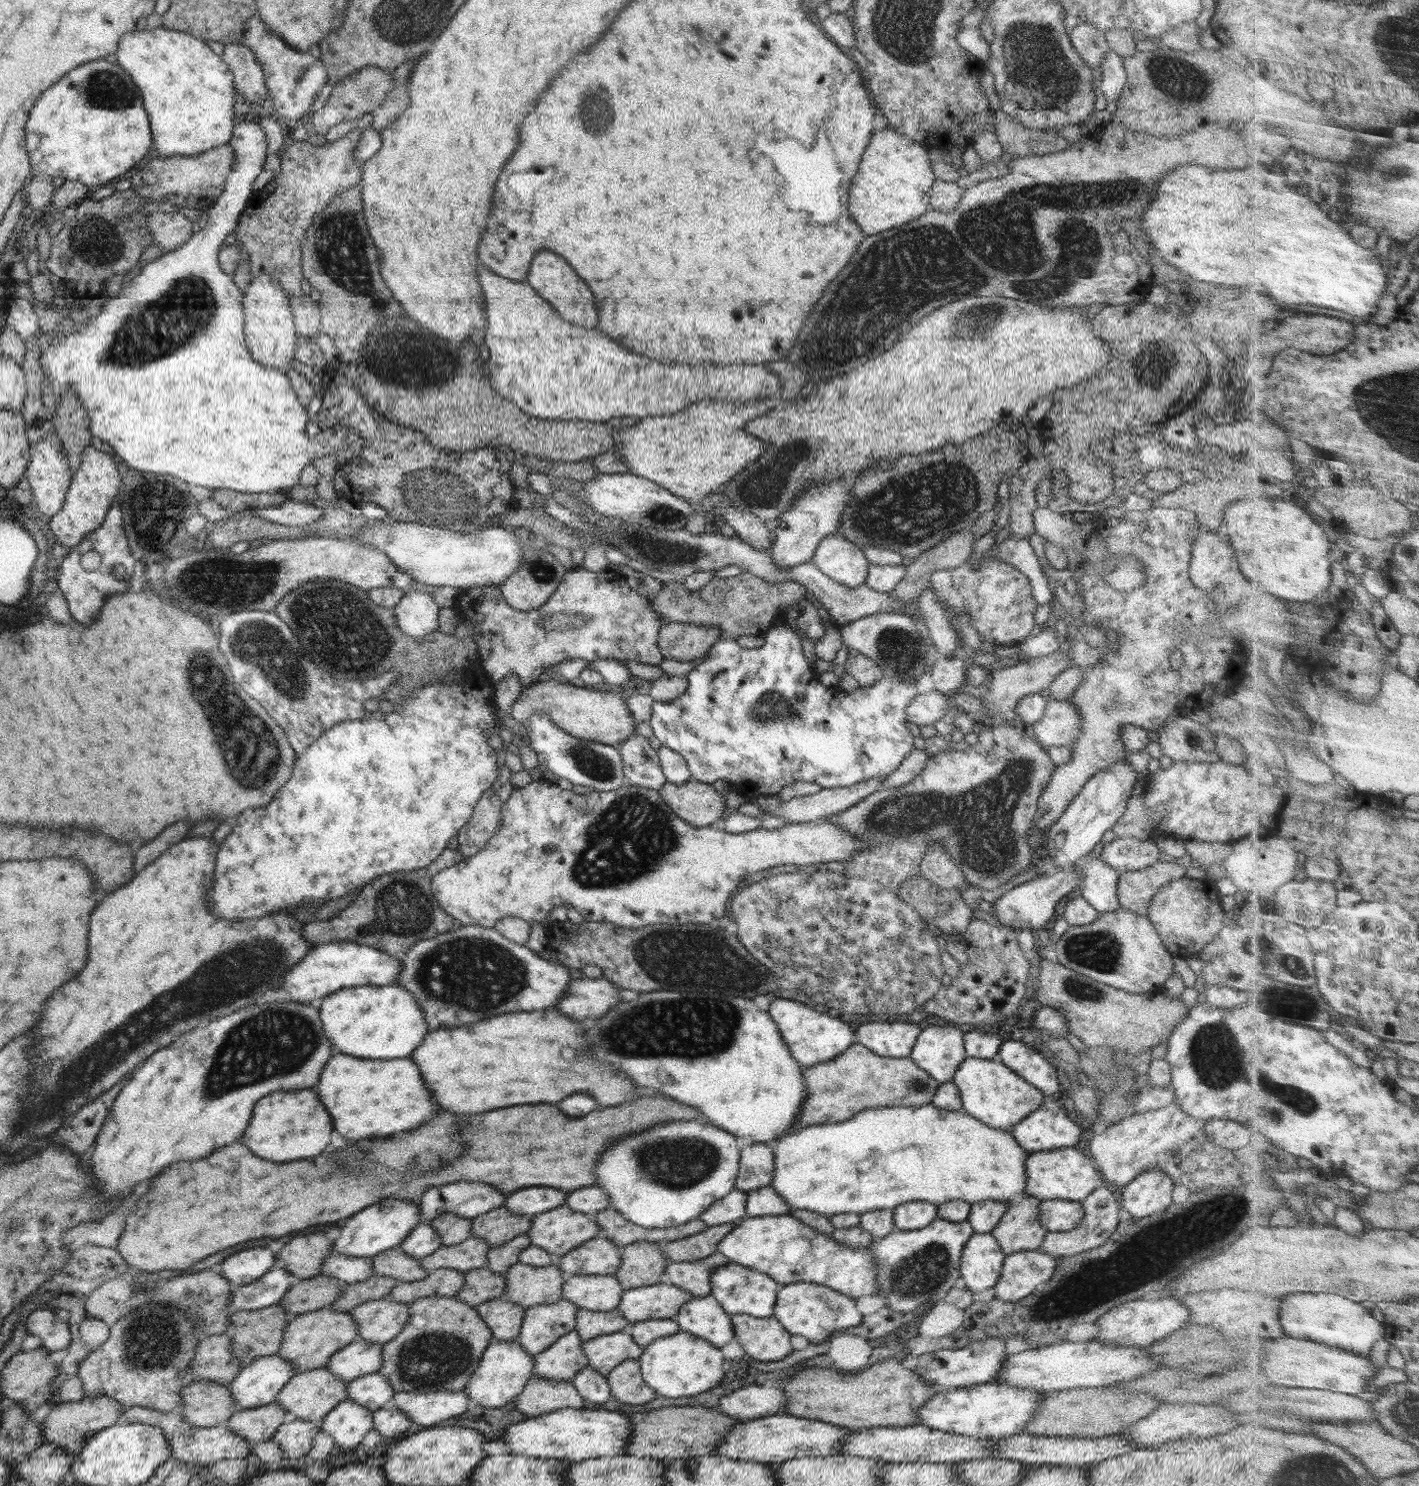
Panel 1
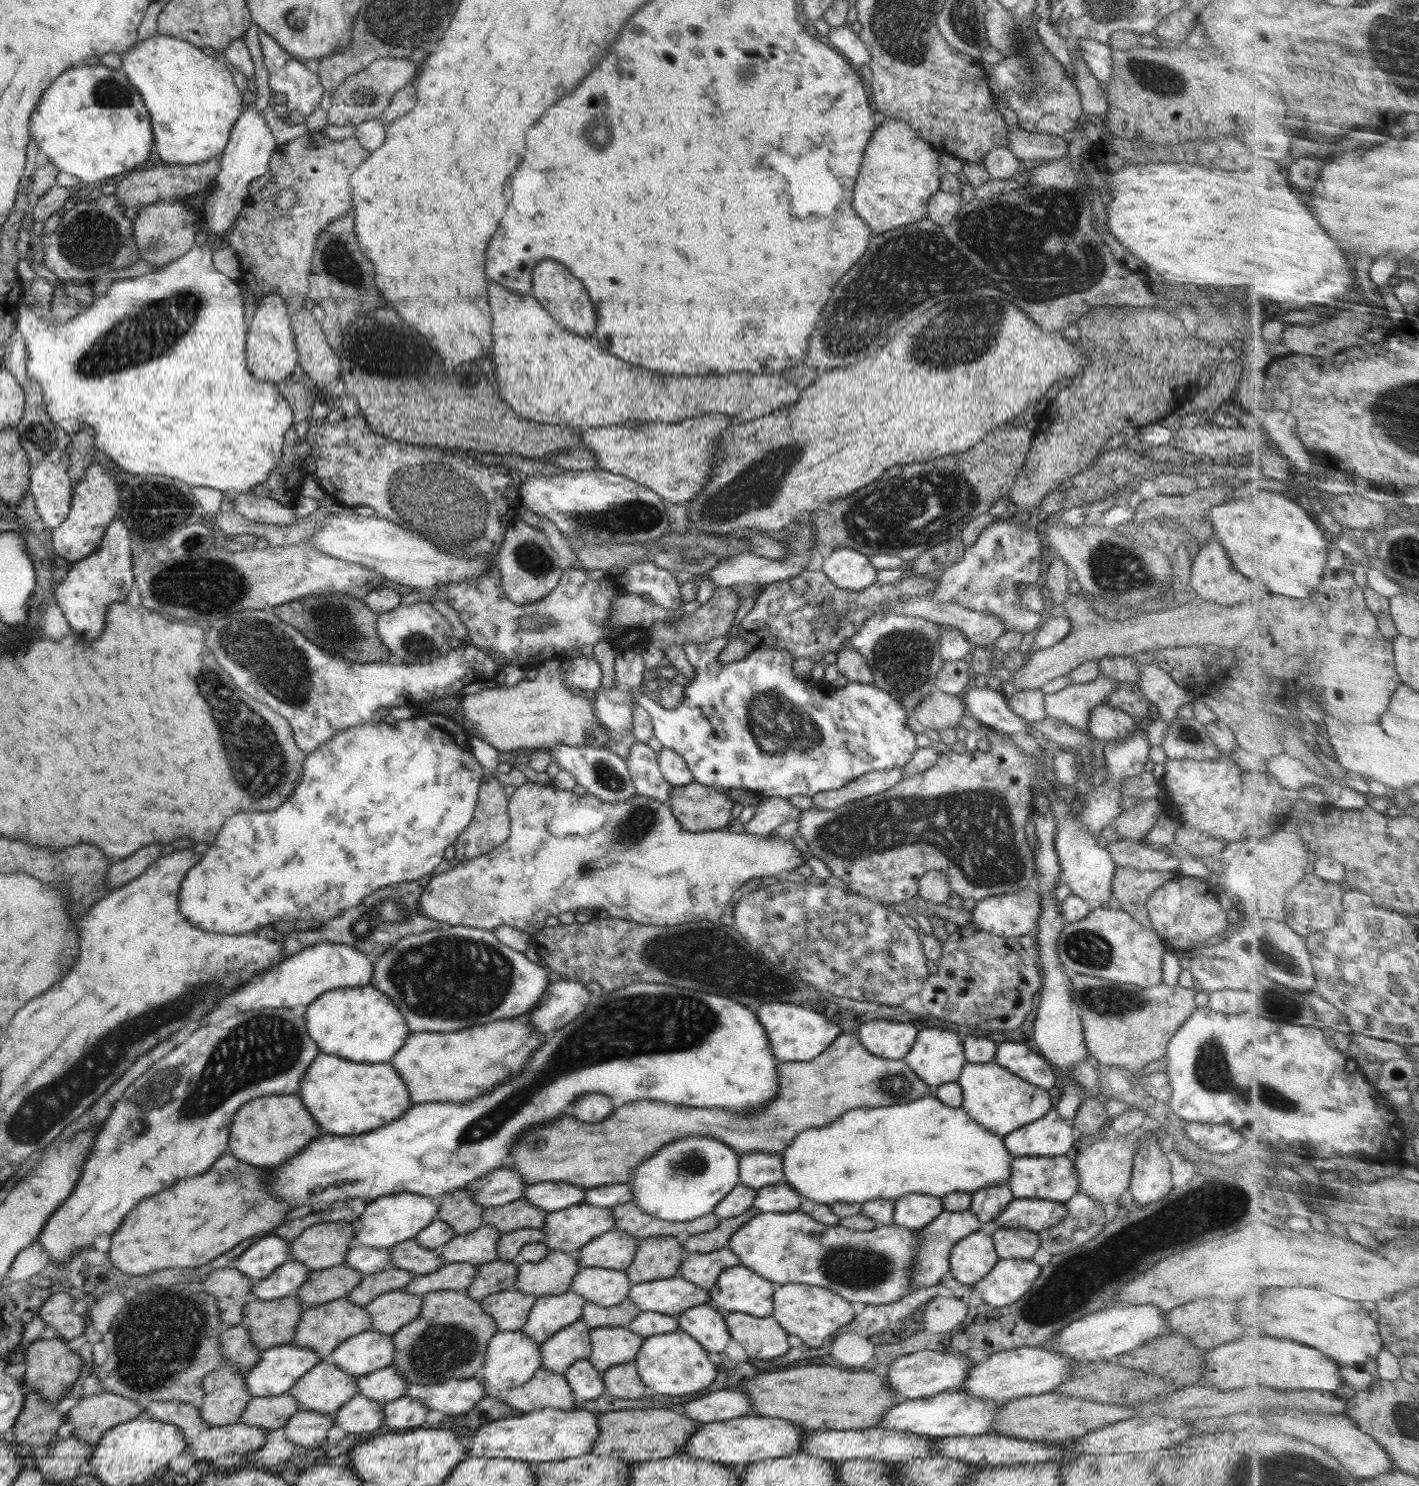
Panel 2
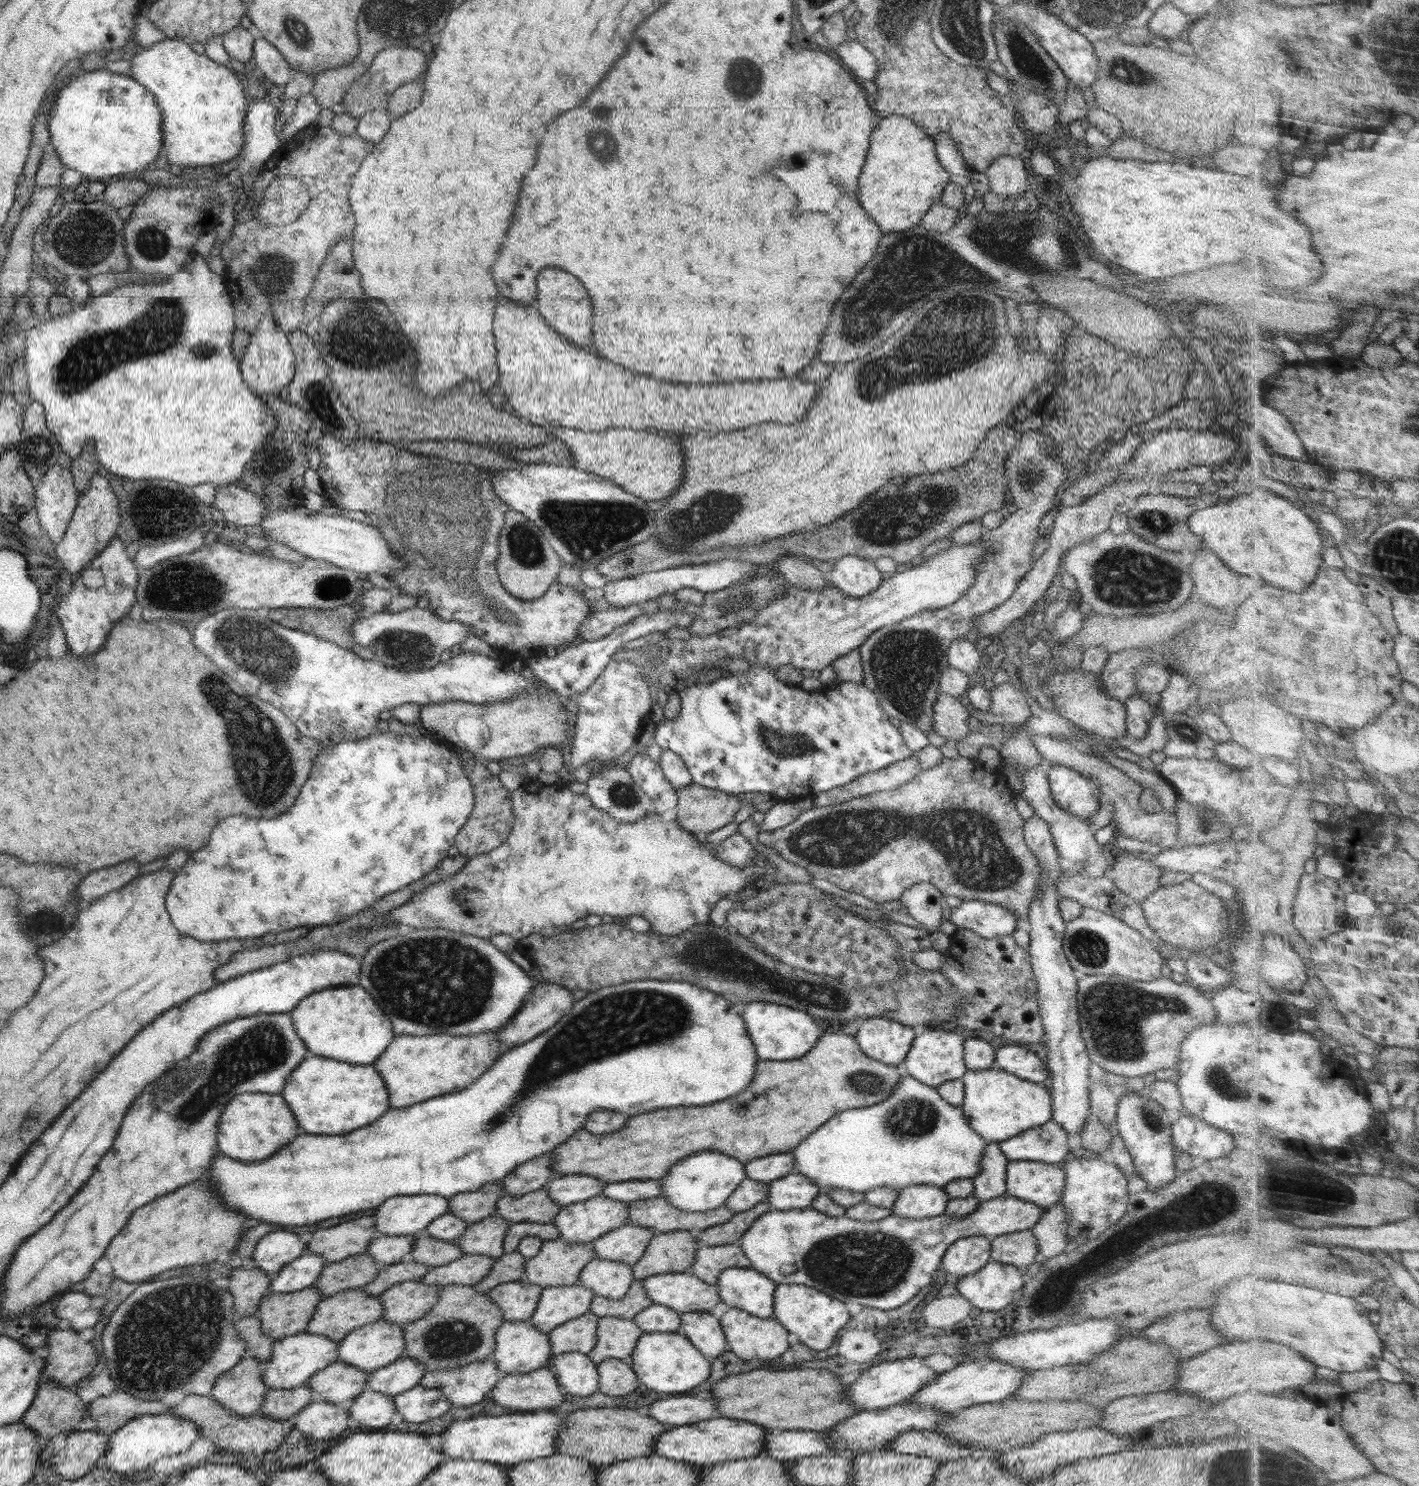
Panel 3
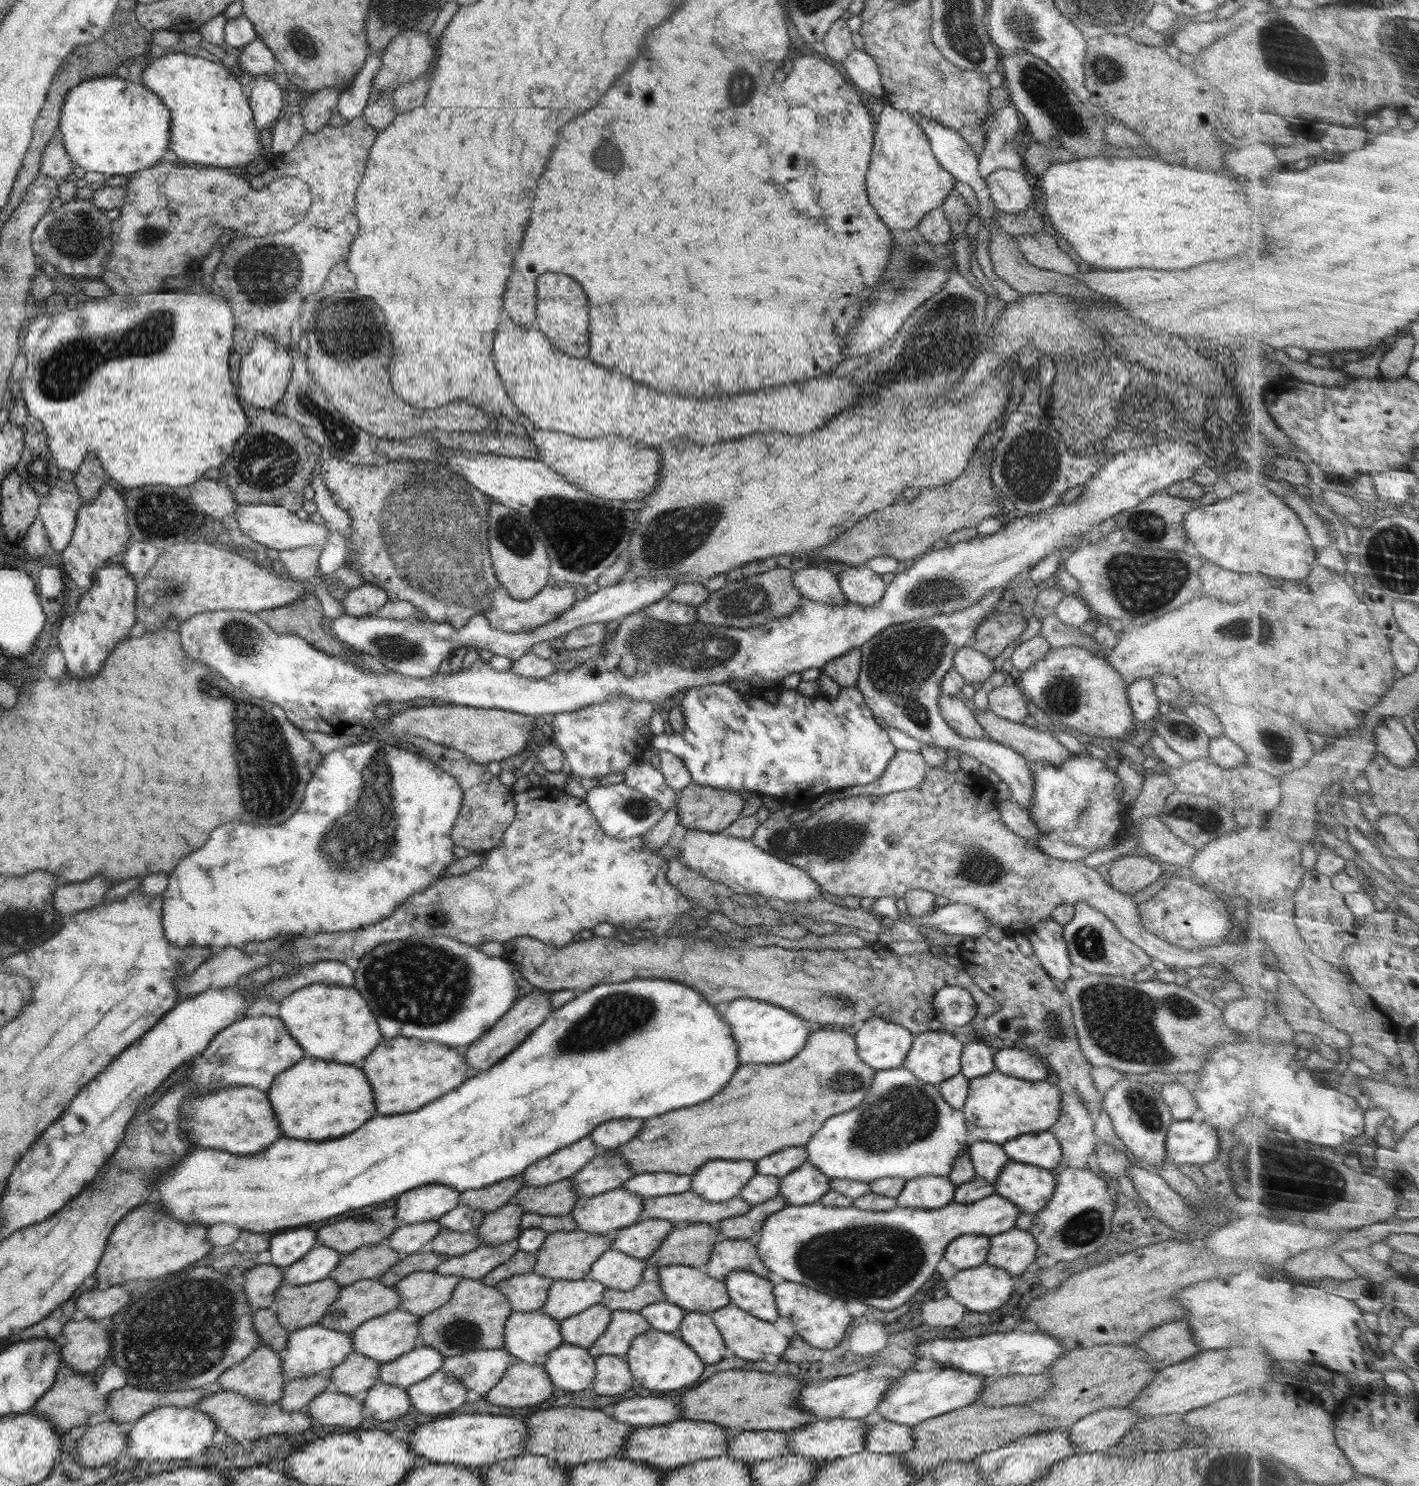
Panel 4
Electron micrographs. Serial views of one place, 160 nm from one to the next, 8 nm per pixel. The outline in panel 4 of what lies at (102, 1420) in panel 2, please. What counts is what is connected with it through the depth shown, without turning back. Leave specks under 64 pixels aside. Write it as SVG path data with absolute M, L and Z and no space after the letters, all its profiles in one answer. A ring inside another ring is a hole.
M126 1385L113 1390L107 1395L108 1415L118 1424L123 1422L135 1423L144 1414L159 1406L194 1407L208 1396L207 1389L197 1388L188 1390L175 1390L156 1392L153 1390L140 1390Z

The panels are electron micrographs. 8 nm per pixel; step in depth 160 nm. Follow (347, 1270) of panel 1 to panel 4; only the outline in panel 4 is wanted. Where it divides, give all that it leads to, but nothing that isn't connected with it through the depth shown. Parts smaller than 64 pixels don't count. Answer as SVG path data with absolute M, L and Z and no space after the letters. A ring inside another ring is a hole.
M424 1221L409 1225L398 1226L386 1240L388 1244L401 1256L410 1253L422 1253L441 1231L438 1221Z

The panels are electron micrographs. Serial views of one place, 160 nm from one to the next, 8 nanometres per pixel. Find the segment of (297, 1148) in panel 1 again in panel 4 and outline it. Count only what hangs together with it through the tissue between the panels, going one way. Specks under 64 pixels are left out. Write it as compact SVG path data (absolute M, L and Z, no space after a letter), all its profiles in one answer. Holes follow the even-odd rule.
M227 1086L204 1096L190 1096L181 1104L179 1126L198 1146L226 1150L232 1154L254 1154L280 1138L280 1128L270 1108L268 1096L249 1086Z

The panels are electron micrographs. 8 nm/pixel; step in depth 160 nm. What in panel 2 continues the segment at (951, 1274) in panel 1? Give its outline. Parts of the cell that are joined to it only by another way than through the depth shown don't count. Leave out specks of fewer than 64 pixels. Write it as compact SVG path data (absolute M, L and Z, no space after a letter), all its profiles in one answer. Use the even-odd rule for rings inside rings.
M943 1209L934 1221L927 1224L924 1228L919 1229L921 1242L917 1246L915 1264L911 1268L910 1292L917 1288L934 1286L940 1283L942 1276L950 1270L950 1249L956 1244L956 1241L959 1241L974 1231L980 1231L980 1225L979 1218L975 1214L972 1214L970 1209L965 1211L949 1211Z

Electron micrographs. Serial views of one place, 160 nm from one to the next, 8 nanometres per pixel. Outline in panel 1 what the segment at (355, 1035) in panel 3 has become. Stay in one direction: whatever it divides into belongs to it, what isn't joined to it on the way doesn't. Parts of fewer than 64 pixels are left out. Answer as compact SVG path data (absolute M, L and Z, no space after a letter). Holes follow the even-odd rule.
M395 984L354 986L336 990L319 1000L320 1020L324 1036L335 1050L356 1058L370 1060L410 1057L429 1031L423 1012L414 997Z

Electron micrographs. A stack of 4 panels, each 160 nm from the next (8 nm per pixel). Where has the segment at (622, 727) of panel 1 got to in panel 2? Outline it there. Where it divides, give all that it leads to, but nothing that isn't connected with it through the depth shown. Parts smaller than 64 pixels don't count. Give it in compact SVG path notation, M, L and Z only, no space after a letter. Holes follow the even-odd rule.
M564 657L543 662L534 680L522 679L512 687L496 686L461 697L459 709L450 716L470 737L477 736L499 752L521 749L548 750L557 744L568 746L609 746L607 730L595 717L593 700L574 695L561 678L557 668Z

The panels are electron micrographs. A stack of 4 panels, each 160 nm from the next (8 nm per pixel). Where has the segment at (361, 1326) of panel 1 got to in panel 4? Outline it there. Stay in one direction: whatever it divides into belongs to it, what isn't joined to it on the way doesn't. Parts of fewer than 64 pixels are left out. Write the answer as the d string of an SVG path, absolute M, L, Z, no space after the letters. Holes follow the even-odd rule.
M436 1271L407 1274L394 1286L401 1296L398 1310L421 1317L432 1313L450 1300L460 1279L459 1276L441 1275Z

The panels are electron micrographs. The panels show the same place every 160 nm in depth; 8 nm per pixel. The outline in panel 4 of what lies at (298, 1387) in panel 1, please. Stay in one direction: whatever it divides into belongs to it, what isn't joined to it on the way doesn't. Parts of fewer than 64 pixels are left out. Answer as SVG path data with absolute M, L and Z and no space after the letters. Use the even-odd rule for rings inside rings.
M353 1351L344 1362L330 1370L330 1389L349 1394L355 1401L362 1402L378 1382L381 1365L372 1358Z

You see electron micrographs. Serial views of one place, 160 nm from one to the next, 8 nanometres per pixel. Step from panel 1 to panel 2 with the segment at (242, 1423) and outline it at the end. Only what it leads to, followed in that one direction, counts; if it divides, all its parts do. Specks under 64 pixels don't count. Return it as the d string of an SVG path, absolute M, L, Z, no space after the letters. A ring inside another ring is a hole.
M290 1394L252 1397L240 1422L266 1429L268 1432L282 1428L298 1412L299 1402Z

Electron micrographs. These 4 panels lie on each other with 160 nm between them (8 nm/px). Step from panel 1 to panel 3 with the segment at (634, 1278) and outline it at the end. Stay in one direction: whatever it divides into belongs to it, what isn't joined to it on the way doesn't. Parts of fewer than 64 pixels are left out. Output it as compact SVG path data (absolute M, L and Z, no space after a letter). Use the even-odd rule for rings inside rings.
M691 1231L654 1233L643 1257L633 1264L635 1279L645 1279L653 1274L672 1272L690 1273L696 1260L698 1242Z

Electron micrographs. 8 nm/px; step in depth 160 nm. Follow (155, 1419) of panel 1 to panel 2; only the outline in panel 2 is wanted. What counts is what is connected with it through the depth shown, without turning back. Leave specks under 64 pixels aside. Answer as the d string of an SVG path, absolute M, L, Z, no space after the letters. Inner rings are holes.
M152 1401L144 1406L145 1418L156 1419L160 1422L172 1423L178 1426L184 1434L186 1445L190 1452L198 1458L213 1463L218 1456L228 1456L228 1454L246 1454L252 1450L258 1450L266 1442L266 1429L257 1426L250 1426L242 1422L232 1423L231 1425L212 1426L209 1425L201 1416L199 1408L192 1403L178 1401Z

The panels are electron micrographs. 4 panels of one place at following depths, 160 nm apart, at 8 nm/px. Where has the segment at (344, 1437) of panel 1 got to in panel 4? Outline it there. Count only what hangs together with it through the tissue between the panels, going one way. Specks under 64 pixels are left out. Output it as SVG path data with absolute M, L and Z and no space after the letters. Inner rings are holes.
M378 1382L368 1391L362 1404L369 1408L372 1416L380 1422L405 1415L411 1406L406 1389Z

